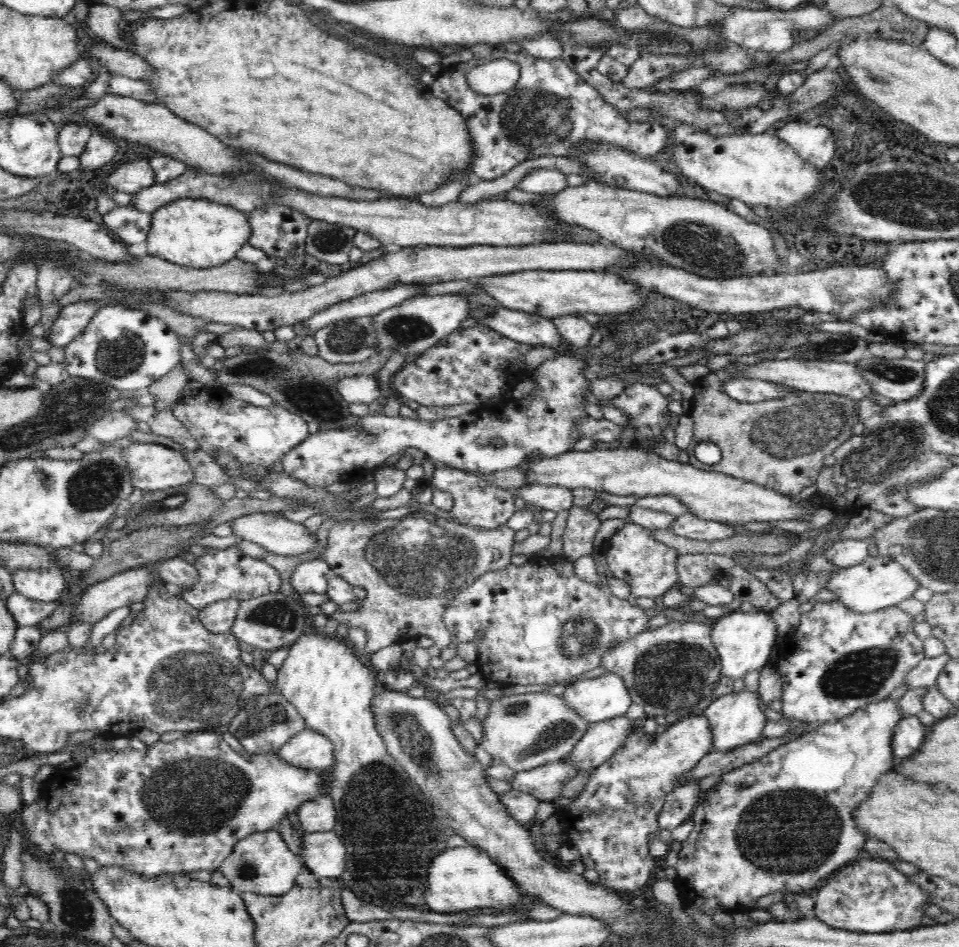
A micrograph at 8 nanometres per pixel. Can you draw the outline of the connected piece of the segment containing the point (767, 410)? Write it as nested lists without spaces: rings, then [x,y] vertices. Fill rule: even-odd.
[[[732,362],[718,371],[709,372],[696,383],[691,408],[687,412],[694,419],[694,436],[686,450],[689,454],[689,462],[700,470],[724,473],[745,482],[770,488],[785,496],[796,498],[804,488],[816,484],[826,456],[831,457],[834,449],[853,435],[852,426],[858,422],[858,402],[847,396],[824,392],[806,392],[797,389],[796,392],[792,392],[788,396],[778,396],[774,400],[738,402],[732,400],[723,391],[723,382],[732,377],[740,377],[739,370],[742,367],[743,364]],[[732,367],[736,369],[736,374],[729,372]],[[708,441],[721,448],[722,458],[718,464],[707,465],[695,457],[694,446]]]

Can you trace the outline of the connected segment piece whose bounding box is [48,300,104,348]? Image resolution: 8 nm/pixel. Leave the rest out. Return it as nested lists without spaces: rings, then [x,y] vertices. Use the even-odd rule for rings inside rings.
[[[99,300],[77,301],[66,305],[50,327],[48,341],[54,347],[71,344],[88,326],[90,319],[102,308]]]

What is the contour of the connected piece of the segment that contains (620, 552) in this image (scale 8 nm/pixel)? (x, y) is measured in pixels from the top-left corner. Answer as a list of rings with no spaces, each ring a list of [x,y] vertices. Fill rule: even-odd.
[[[632,522],[625,524],[609,538],[608,544],[610,548],[603,556],[608,563],[610,574],[626,581],[630,586],[632,600],[644,596],[659,601],[663,594],[679,583],[676,568],[679,552],[654,538],[648,528]]]

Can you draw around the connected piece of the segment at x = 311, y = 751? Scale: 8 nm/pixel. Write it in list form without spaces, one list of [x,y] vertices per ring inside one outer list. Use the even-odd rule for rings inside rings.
[[[308,730],[298,732],[275,753],[300,770],[324,770],[334,764],[334,743],[330,738]]]

